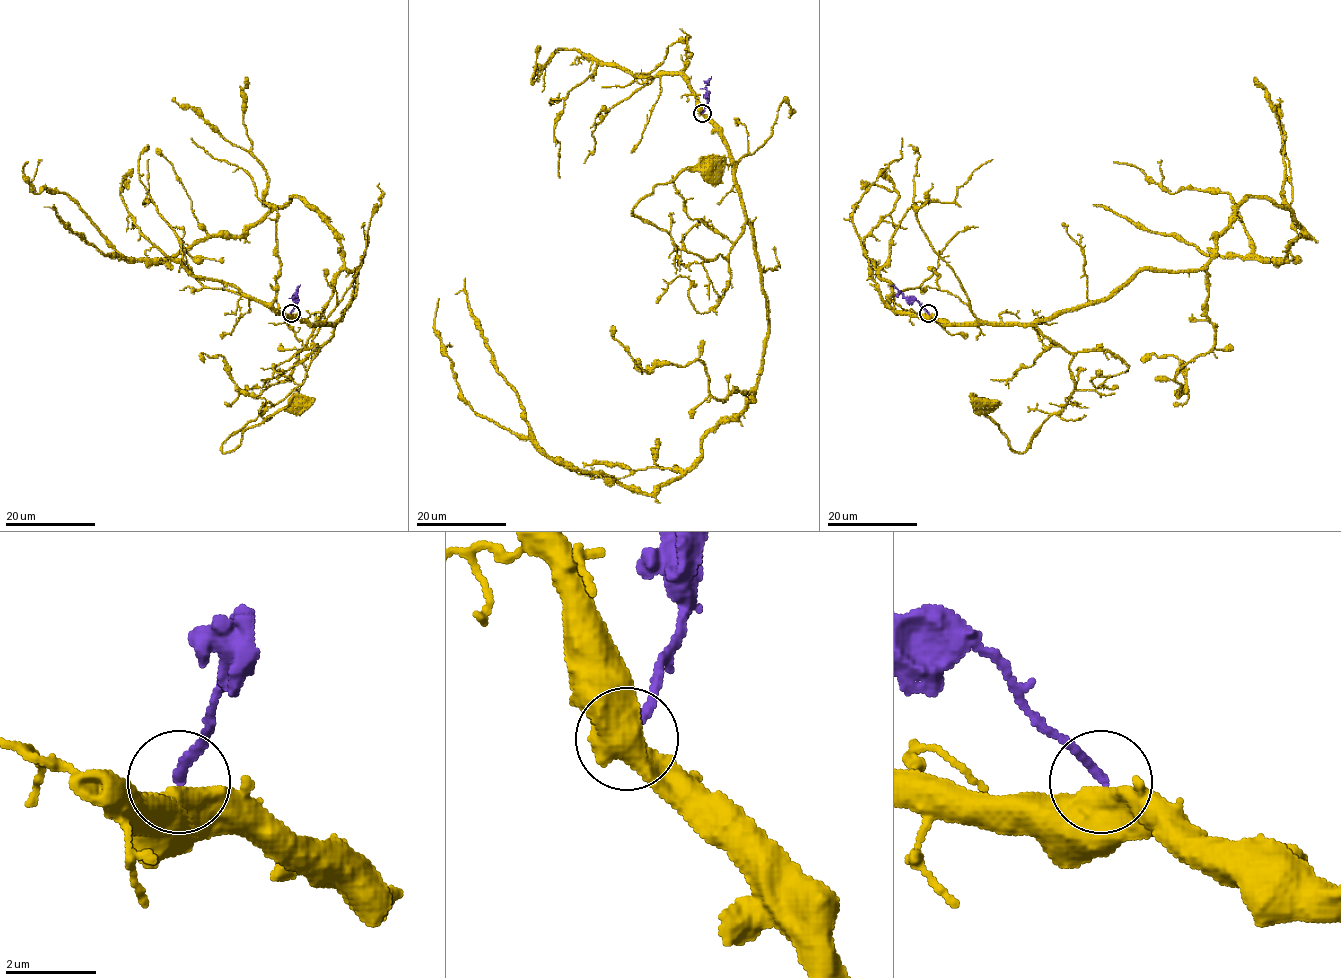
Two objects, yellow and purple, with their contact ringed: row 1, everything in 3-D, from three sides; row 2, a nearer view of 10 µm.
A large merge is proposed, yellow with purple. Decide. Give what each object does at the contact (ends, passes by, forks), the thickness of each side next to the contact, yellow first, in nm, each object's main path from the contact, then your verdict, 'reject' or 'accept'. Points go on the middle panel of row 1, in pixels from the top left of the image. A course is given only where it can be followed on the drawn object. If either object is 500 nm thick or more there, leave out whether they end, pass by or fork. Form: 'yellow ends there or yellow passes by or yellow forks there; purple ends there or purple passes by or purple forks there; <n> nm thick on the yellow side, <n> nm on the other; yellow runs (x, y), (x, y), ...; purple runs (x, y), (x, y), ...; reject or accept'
750 nm thick on the yellow side, 220 nm on the other; yellow runs (702, 113), (728, 150), (745, 220), (725, 258), (679, 249), (633, 214), (658, 184), (708, 164); purple runs (702, 113), (707, 101), (705, 85), (711, 76); reject

